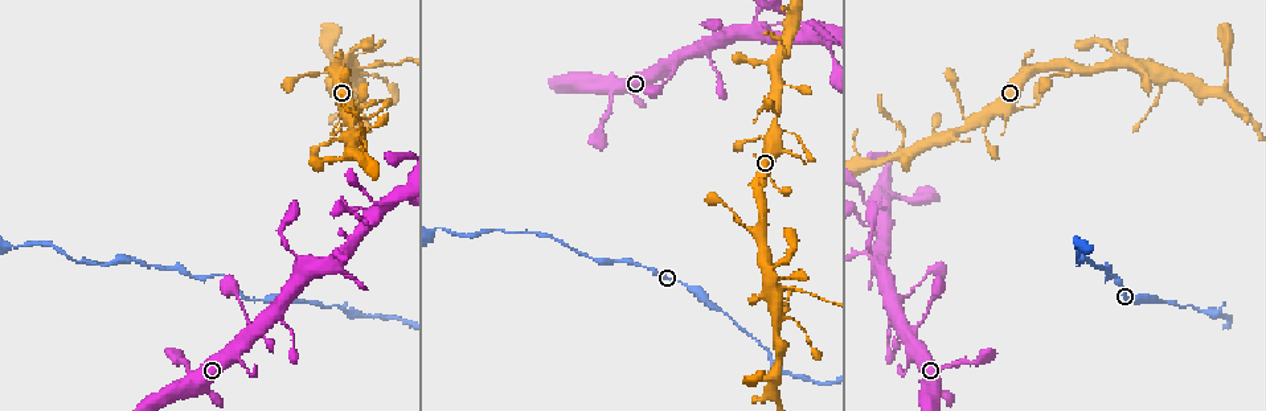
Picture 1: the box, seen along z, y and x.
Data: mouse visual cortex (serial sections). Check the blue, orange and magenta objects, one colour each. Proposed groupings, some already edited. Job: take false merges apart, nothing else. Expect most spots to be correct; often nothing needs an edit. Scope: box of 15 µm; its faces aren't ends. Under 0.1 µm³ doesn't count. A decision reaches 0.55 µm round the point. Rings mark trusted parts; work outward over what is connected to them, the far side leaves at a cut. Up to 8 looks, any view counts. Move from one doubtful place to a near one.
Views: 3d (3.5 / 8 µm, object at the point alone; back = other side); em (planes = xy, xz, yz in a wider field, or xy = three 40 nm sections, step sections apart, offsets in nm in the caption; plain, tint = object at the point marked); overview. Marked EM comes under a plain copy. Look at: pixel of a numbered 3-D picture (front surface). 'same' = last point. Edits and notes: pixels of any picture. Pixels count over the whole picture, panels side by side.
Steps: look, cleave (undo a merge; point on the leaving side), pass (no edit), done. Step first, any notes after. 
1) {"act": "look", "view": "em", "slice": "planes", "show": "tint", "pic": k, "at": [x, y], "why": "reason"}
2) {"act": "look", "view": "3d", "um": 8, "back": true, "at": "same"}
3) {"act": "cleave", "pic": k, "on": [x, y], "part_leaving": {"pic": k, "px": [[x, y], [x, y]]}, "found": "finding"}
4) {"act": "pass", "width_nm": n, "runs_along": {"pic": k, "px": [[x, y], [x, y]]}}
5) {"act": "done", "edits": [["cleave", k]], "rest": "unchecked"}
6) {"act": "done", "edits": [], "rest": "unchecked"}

{"act": "look", "view": "3d", "um": 3.5, "pic": 1, "at": [762, 229], "why": "side arm on a straight run"}

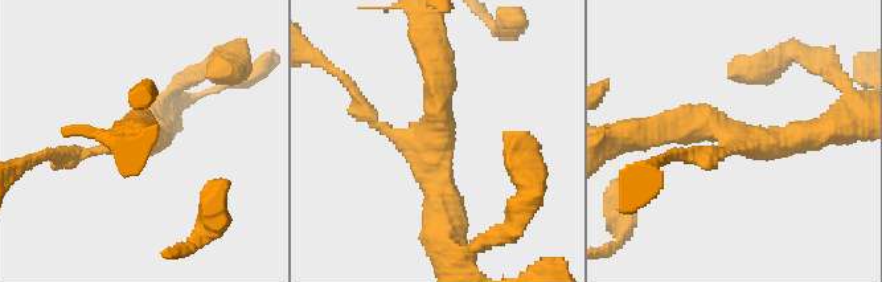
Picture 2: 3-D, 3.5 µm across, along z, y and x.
{"act": "look", "view": "em", "slice": "xy", "step": 5, "show": "tint", "pic": 2, "at": [744, 142], "arms": 3, "arm_widths_nm": [150, 350, 400], "why": "need the tissue"}

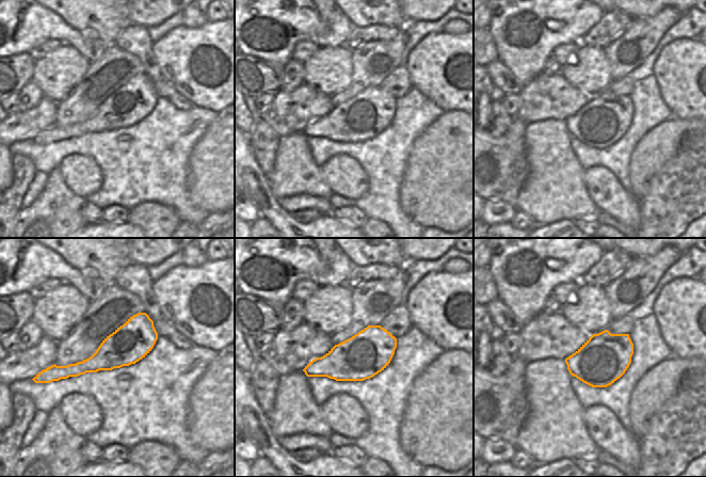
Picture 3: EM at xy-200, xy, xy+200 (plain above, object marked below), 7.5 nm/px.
{"act": "look", "view": "em", "slice": "xy", "step": 1, "show": "tint", "at": "same", "why": "another direction"}

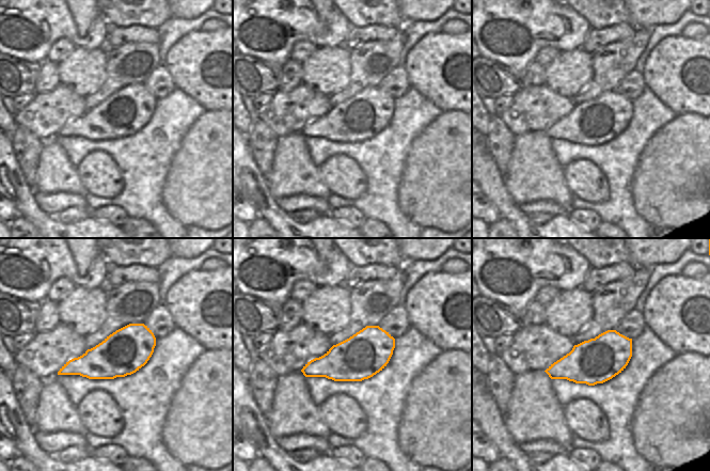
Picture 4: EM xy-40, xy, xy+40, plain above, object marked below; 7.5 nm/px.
{"act": "pass", "runs_along": {"pic": 2, "px": [[434, 65], [446, 228]]}, "found": "continuous, no second cell"}

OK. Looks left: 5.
{"act": "look", "view": "3d", "um": 3.5, "pic": 1, "at": [772, 294], "why": "a fork"}

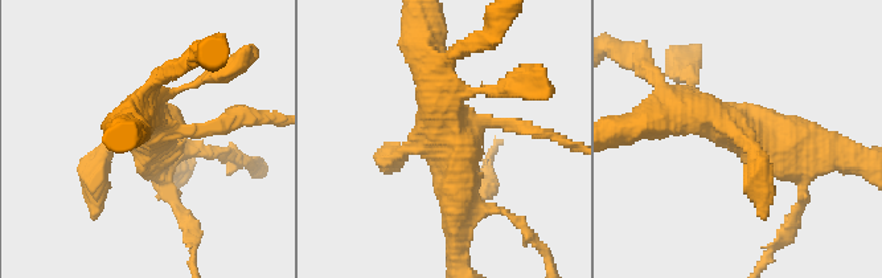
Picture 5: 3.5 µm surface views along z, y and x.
{"act": "look", "view": "em", "slice": "planes", "show": "tint", "pic": 5, "at": [155, 130], "why": "now the EM"}

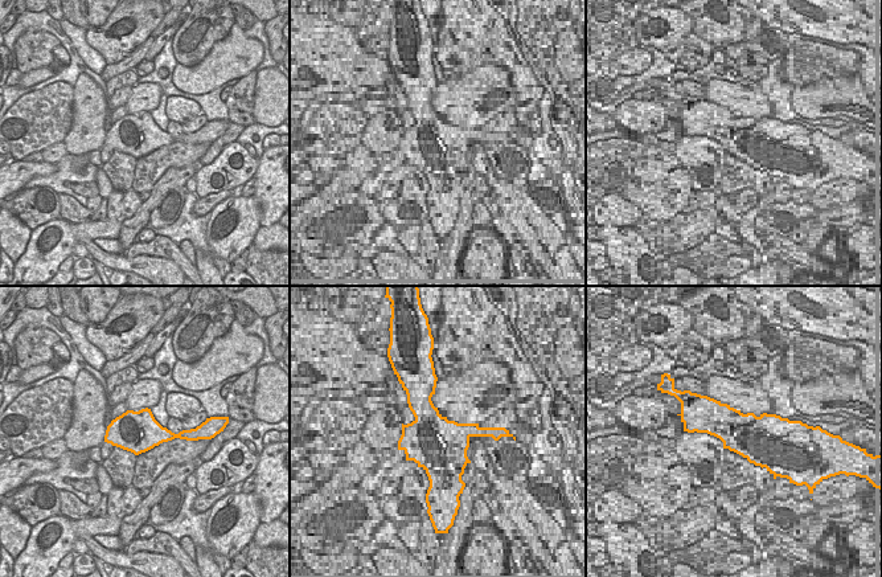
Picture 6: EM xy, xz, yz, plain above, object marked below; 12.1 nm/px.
{"act": "cleave", "pic": 5, "on": [242, 118], "part_leaving": {"pic": 5, "px": [[193, 131], [230, 119], [274, 119]]}, "found": "two cells meet here"}

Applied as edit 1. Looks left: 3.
{"act": "look", "view": "3d", "um": 8, "back": true, "pic": 1, "at": [775, 374], "why": "sudden change in width"}

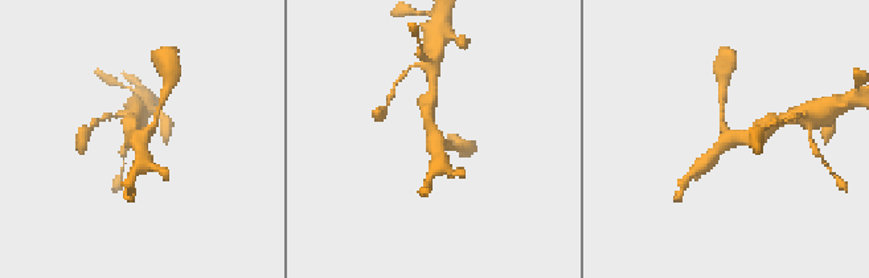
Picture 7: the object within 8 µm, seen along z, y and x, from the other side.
{"act": "look", "view": "3d", "um": 3.5, "pic": 7, "at": [729, 137]}

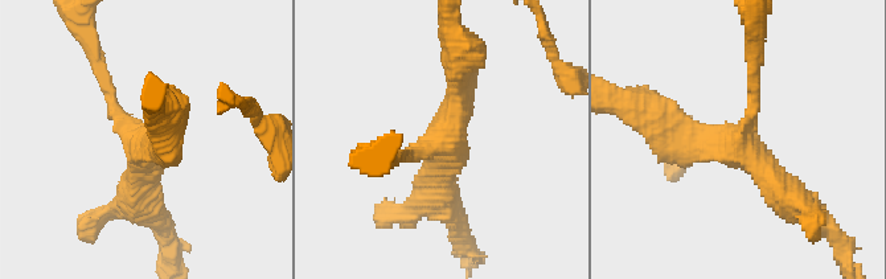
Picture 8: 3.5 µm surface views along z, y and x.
{"act": "look", "view": "em", "slice": "xy", "step": 1, "show": "tint", "pic": 8, "at": [737, 145], "arms": 3, "arm_widths_nm": [150, 350, 400], "why": "now the EM"}

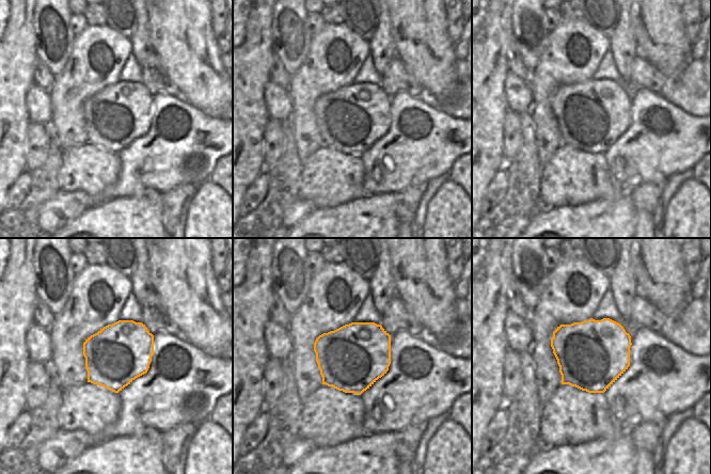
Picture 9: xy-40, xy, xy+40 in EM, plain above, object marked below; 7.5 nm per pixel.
{"act": "pass", "width_nm": 500, "runs_along": {"pic": 8, "px": [[460, 60], [448, 135], [400, 159]]}, "found": "continuous, no second cell"}

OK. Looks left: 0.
{"act": "done", "edits": [["cleave", 5]], "rest": "unchecked"}

